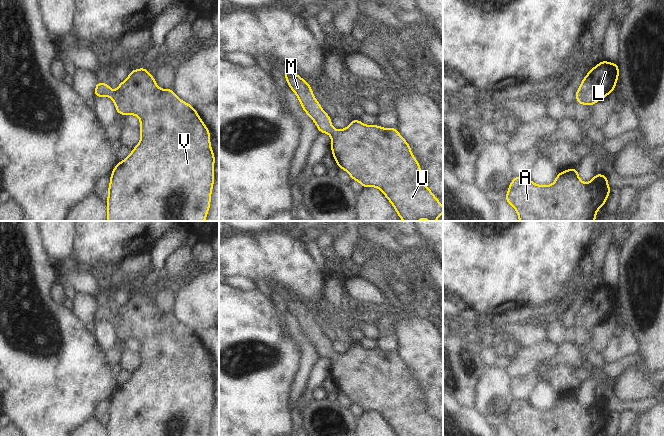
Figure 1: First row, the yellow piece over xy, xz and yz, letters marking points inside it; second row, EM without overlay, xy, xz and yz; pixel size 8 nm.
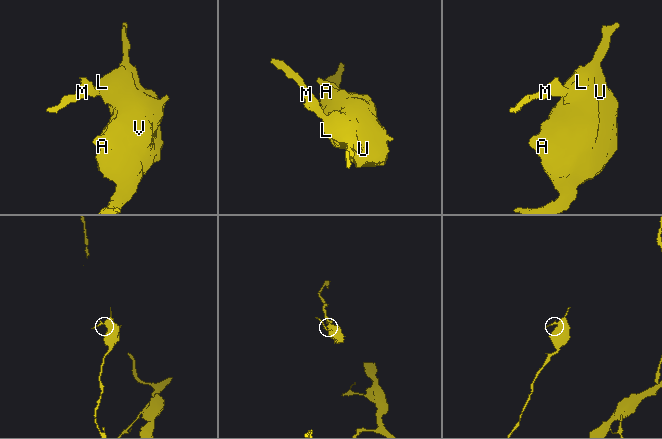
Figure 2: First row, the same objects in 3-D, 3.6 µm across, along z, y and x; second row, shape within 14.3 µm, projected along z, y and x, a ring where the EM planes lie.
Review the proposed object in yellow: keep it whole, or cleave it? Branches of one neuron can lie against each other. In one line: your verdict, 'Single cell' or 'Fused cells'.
Single cell

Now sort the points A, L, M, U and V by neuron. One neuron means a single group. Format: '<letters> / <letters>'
A L M U V

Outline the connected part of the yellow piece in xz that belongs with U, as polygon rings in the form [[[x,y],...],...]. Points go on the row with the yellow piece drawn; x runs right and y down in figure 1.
[[[285,69],[283,74],[289,88],[299,99],[302,109],[316,124],[318,132],[331,136],[331,154],[339,169],[345,170],[353,181],[362,185],[363,189],[368,187],[380,189],[394,207],[400,220],[437,221],[443,213],[443,206],[424,184],[419,162],[413,156],[410,145],[400,135],[397,127],[383,128],[377,124],[365,125],[355,118],[345,129],[336,130],[331,124],[332,118],[315,98],[310,84],[290,70]]]

